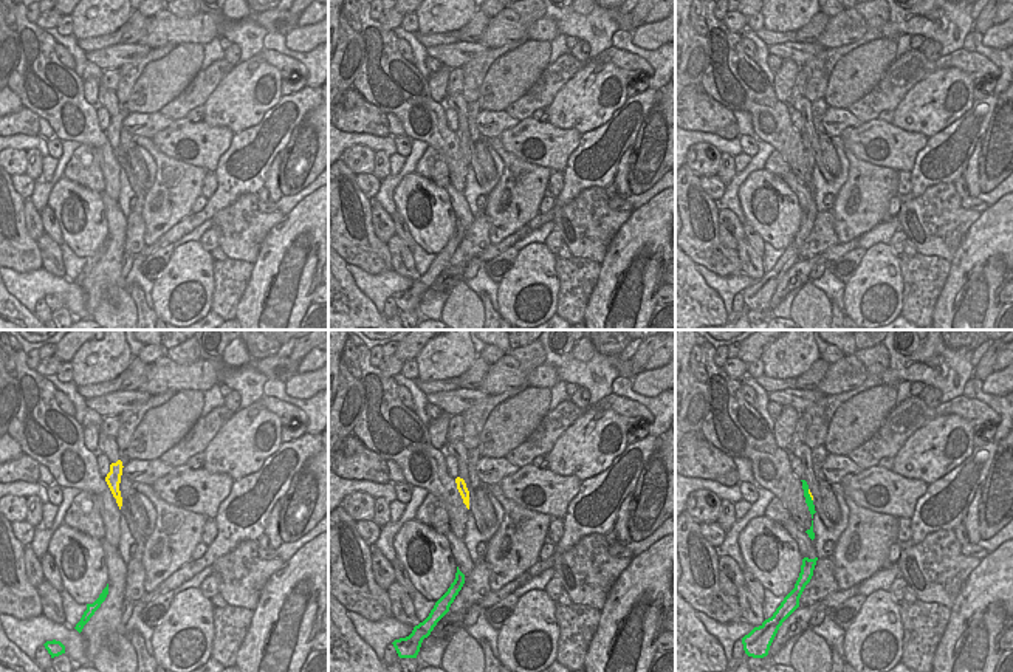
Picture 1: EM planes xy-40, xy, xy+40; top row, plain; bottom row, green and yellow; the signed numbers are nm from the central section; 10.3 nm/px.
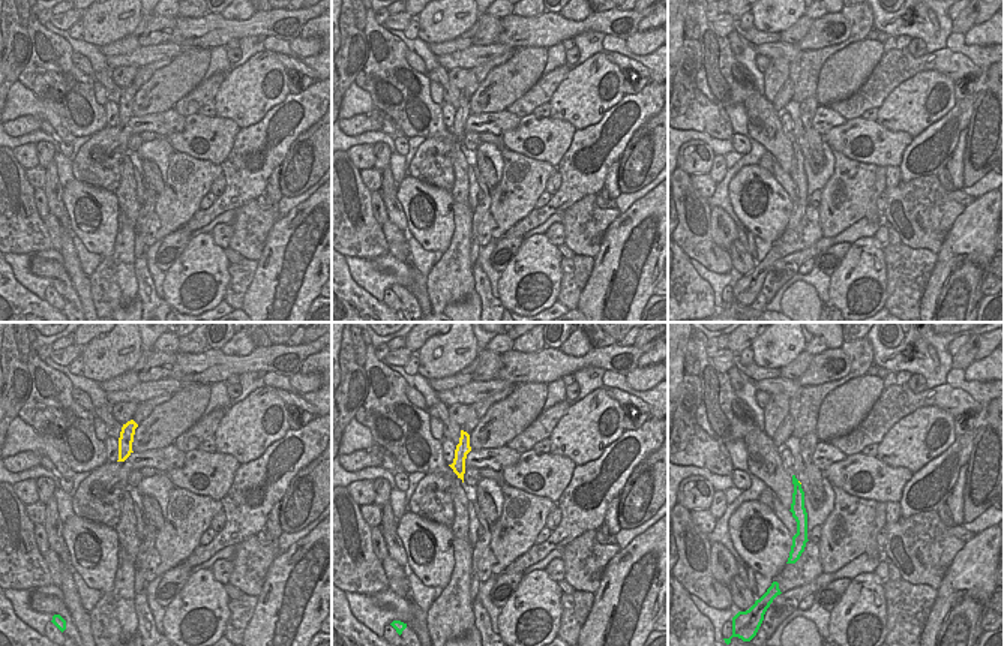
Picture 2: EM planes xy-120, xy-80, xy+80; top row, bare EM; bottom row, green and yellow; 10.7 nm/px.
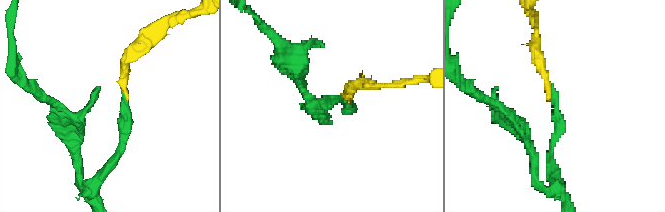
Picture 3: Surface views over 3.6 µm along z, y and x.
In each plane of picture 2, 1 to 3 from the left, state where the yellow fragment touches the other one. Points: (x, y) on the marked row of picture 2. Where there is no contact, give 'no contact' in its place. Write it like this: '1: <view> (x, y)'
1: no contact
2: no contact
3: xy+80 (799, 483)

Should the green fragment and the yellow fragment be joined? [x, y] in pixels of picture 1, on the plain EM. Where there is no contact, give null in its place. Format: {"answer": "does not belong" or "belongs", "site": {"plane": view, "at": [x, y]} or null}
{"answer": "belongs", "site": {"plane": "xy+40", "at": [809, 149]}}

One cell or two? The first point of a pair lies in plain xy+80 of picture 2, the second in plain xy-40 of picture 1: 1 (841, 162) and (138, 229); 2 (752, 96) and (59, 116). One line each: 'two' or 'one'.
1: two
2: one

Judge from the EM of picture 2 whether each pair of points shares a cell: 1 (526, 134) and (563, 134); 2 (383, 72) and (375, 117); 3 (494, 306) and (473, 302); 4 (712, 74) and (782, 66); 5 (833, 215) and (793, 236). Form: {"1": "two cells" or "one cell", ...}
{"1": "one cell", "2": "two cells", "3": "two cells", "4": "two cells", "5": "two cells"}

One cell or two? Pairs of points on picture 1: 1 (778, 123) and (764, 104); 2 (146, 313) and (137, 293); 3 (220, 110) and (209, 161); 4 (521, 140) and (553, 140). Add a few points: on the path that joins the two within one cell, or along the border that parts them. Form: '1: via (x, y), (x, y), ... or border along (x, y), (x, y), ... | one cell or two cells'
1: via (773, 118), (765, 109) | one cell
2: via (141, 308), (138, 298) | one cell
3: border along (202, 121), (211, 126), (228, 126), (234, 132) | two cells
4: via (528, 137), (545, 140) | one cell

